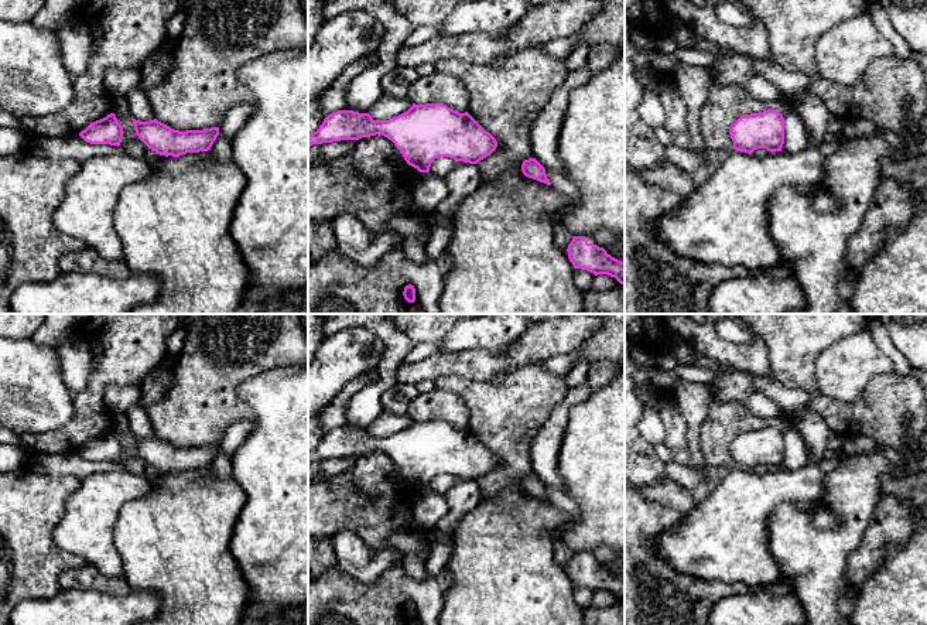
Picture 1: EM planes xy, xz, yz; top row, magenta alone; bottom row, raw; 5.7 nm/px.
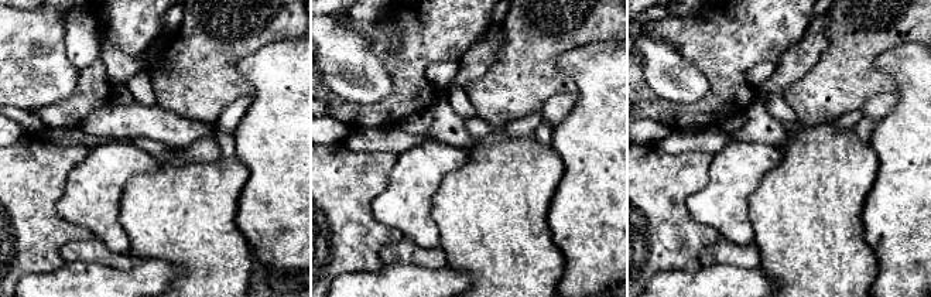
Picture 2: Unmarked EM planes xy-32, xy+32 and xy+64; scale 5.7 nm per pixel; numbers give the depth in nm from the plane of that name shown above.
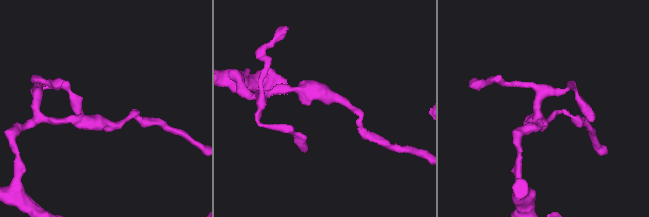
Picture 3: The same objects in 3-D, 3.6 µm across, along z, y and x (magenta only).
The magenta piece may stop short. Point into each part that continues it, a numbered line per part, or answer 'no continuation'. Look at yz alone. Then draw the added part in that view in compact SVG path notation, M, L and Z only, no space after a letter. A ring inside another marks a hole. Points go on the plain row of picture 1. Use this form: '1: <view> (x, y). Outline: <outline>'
no continuation

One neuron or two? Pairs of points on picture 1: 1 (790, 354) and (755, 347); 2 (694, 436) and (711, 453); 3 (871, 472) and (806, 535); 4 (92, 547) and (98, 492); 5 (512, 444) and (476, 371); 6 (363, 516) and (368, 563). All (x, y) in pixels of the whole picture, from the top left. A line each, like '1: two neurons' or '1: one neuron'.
1: two neurons
2: two neurons
3: one neuron
4: one neuron
5: two neurons
6: two neurons

